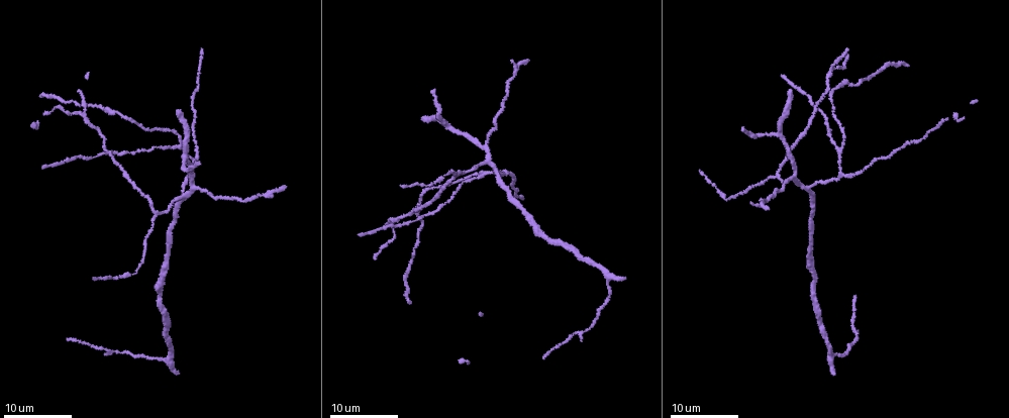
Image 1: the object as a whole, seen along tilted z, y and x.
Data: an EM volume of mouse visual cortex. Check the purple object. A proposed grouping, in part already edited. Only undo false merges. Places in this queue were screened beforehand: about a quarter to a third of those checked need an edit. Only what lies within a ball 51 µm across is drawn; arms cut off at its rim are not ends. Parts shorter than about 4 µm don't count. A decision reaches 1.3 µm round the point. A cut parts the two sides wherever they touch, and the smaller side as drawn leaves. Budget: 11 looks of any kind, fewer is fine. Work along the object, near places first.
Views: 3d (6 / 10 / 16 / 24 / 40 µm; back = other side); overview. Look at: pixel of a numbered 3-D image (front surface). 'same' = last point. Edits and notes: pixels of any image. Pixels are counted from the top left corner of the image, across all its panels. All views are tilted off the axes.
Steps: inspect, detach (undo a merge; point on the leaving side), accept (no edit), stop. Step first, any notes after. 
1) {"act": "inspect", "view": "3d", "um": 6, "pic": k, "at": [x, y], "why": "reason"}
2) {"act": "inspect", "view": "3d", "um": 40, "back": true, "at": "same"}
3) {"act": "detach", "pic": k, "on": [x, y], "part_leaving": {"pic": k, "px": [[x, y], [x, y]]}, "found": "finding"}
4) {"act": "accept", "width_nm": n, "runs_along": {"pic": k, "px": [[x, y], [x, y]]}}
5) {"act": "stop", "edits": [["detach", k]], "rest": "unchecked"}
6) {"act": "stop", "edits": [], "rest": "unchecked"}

{"act": "inspect", "view": "3d", "um": 16, "pic": 1, "at": [775, 135], "why": "thin arm on a thick one"}

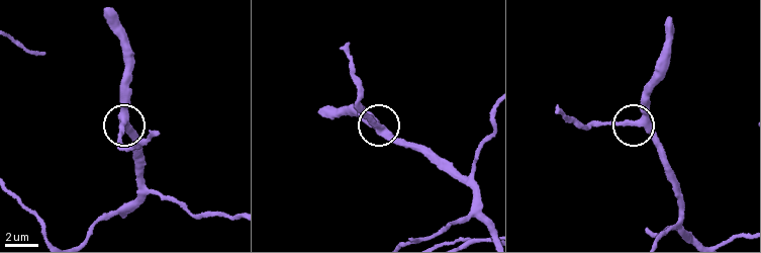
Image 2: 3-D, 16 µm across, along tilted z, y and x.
{"act": "inspect", "view": "3d", "um": 6, "pic": 2, "at": [377, 126]}

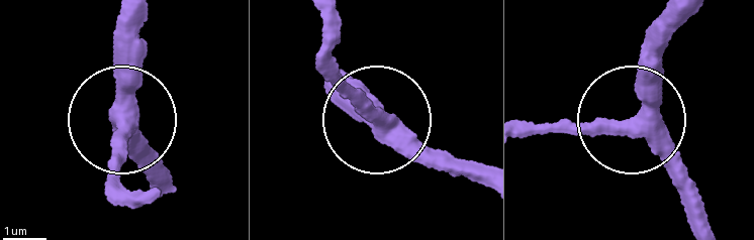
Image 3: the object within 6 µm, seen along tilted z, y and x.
{"act": "accept", "arms": 3, "found": "all the same cell"}

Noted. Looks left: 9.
{"act": "inspect", "view": "3d", "um": 16, "pic": 1, "at": [485, 148], "why": "arms part here"}

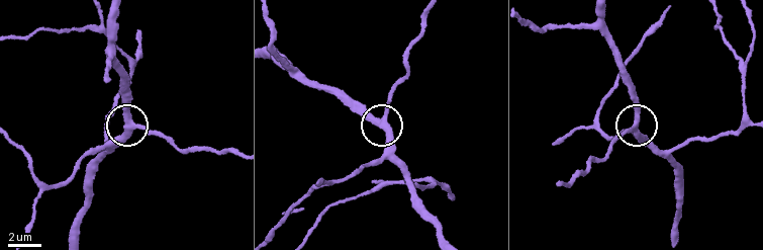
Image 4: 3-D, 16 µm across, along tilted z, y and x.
{"act": "inspect", "view": "3d", "um": 6, "pic": 4, "at": [634, 124]}

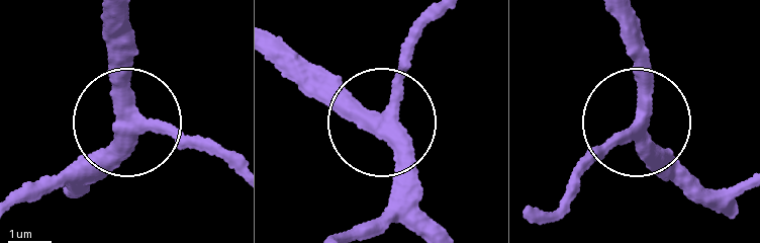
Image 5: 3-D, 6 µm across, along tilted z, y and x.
{"act": "inspect", "view": "3d", "um": 6, "back": true, "pic": 5, "at": [642, 118], "why": "other side"}

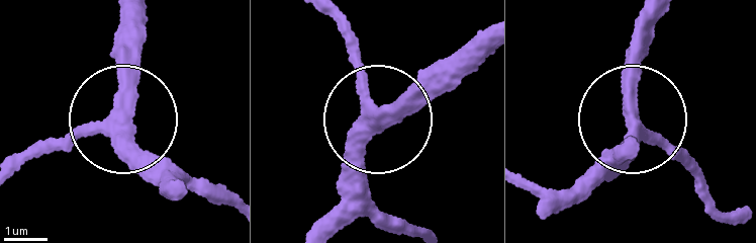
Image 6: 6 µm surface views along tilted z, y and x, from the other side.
{"act": "accept", "width_nm": 310, "runs_along": {"pic": 6, "px": [[335, 218], [374, 123], [447, 77]]}, "found": "all the same cell"}

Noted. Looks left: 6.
{"act": "inspect", "view": "3d", "um": 16, "pic": 1, "at": [842, 176], "why": "three-way junction"}

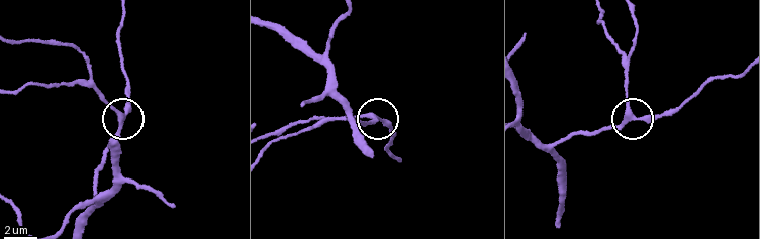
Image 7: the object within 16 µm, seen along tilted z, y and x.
{"act": "inspect", "view": "3d", "um": 6, "pic": 7, "at": [633, 117]}

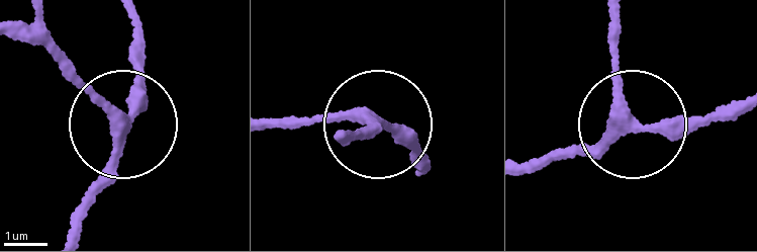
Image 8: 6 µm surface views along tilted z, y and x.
{"act": "accept", "arms": 3, "found": "all the same cell"}

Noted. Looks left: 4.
{"act": "inspect", "view": "3d", "um": 16, "pic": 1, "at": [448, 176], "why": "sudden change in width"}

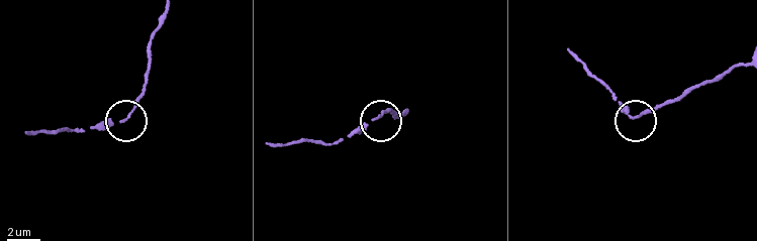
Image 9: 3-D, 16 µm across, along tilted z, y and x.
{"act": "inspect", "view": "3d", "um": 6, "pic": 9, "at": [124, 120], "why": "zoom in"}

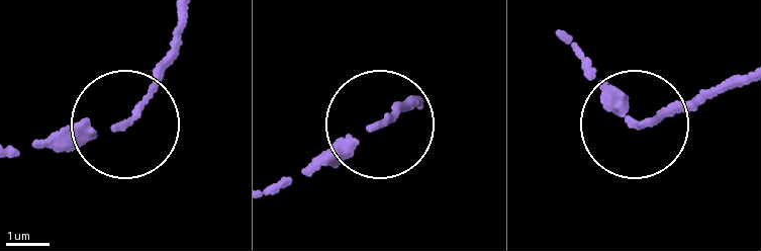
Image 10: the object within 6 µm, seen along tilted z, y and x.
{"act": "accept", "width_nm": 160, "runs_along": {"pic": 10, "px": [[735, 77], [629, 122], [585, 61]]}, "found": "continuous, no second cell"}

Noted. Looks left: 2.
{"act": "stop", "edits": [], "rest": "unchecked"}

